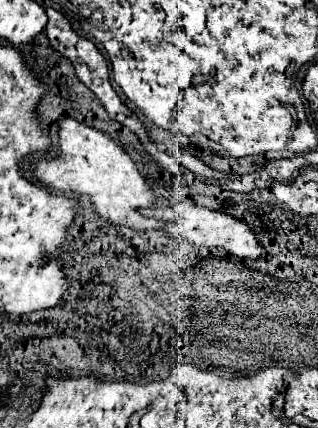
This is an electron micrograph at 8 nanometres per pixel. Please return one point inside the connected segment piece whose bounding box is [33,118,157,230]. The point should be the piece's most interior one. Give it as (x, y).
(90, 163)

